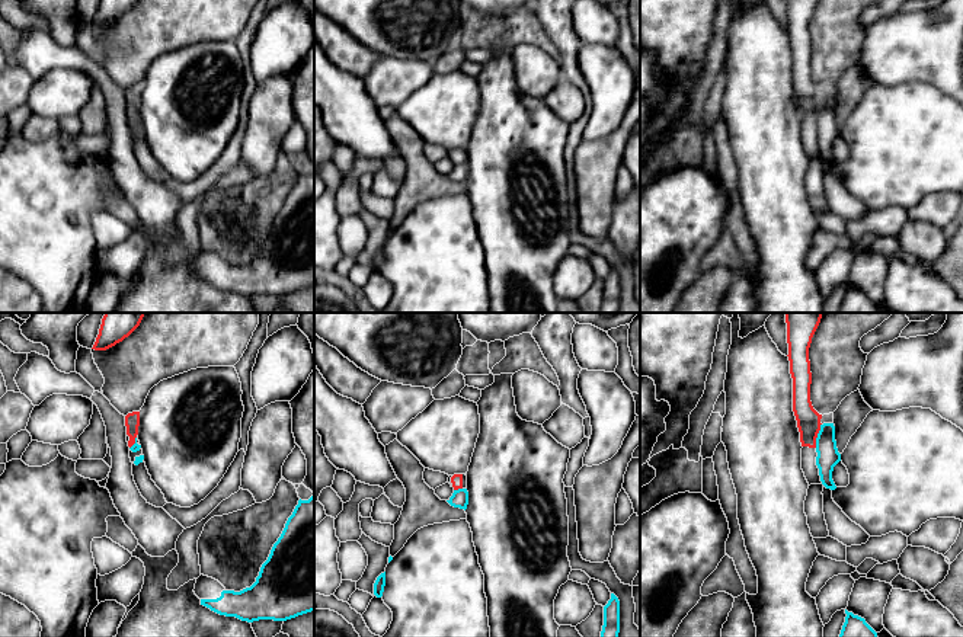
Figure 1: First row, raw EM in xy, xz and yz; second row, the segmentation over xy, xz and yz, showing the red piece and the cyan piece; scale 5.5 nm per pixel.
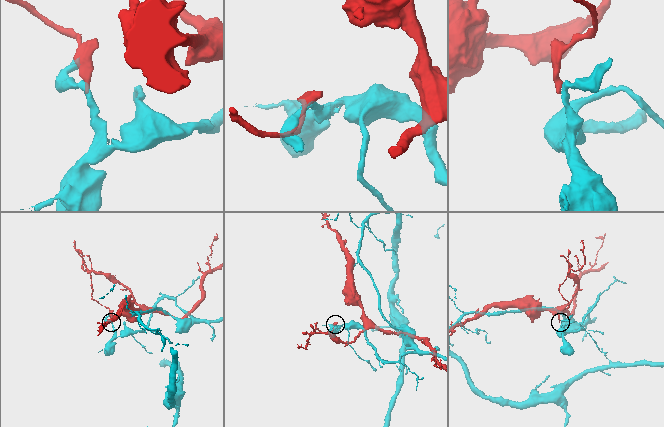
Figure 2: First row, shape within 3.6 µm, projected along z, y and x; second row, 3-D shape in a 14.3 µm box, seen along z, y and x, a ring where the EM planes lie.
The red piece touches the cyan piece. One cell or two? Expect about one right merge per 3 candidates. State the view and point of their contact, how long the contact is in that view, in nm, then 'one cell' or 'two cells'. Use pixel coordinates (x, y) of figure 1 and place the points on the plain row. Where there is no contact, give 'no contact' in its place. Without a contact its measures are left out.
meets red in yz at (816, 109); contact 140 nm long; two cells

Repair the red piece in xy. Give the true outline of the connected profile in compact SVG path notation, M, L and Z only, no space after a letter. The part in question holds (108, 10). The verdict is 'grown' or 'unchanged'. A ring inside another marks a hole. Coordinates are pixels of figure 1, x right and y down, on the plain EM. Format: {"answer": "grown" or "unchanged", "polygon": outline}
{"answer": "unchanged", "polygon": "M100 0L92 23L106 25L128 12L138 0Z"}

